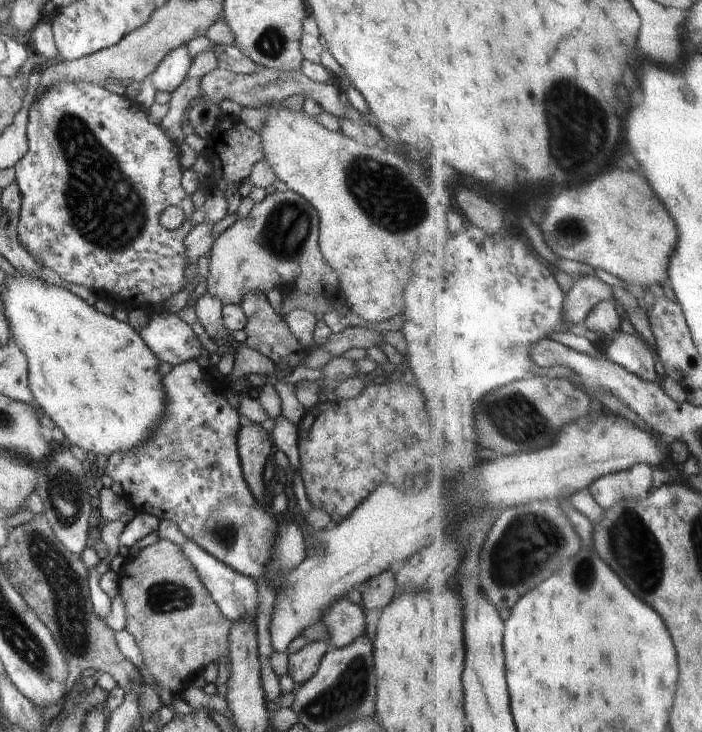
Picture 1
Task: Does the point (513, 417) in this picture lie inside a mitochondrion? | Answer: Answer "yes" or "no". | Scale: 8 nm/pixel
yes

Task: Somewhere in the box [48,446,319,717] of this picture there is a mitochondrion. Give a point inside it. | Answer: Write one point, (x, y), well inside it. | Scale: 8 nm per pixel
(162, 597)

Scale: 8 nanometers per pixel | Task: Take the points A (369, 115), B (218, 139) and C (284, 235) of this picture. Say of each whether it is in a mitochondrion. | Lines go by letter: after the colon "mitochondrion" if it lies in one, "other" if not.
A: other
B: other
C: mitochondrion

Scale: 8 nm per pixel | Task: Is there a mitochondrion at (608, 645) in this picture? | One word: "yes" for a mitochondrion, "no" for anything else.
no

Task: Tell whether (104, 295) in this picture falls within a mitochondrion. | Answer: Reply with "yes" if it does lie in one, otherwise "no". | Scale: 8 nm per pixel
no

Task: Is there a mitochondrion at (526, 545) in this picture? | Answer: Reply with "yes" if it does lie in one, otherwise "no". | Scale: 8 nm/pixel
yes

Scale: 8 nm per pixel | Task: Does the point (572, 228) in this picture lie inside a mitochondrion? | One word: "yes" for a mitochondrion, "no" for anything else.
yes

